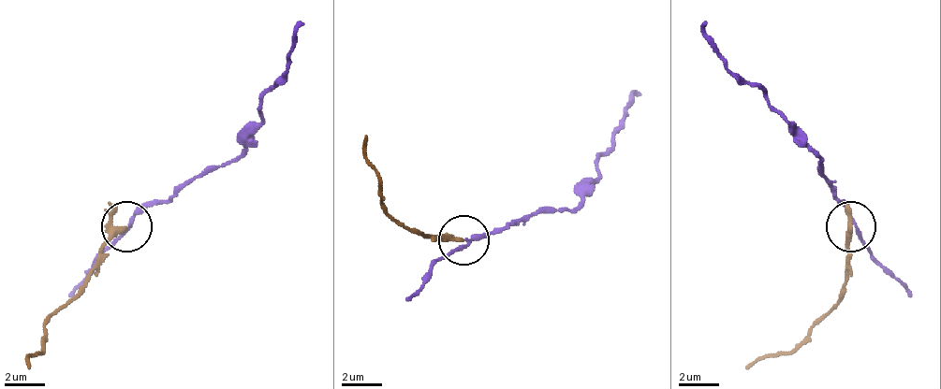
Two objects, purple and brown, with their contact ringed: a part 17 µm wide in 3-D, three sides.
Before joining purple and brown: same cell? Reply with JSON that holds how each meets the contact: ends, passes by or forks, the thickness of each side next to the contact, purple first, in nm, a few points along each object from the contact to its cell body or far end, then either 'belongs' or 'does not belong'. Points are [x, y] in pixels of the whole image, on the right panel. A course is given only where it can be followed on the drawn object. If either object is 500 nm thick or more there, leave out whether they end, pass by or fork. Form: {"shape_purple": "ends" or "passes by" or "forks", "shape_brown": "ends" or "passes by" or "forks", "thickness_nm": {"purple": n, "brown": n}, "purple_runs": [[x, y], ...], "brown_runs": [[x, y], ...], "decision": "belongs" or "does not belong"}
{"shape_purple": "passes by", "shape_brown": "passes by", "thickness_nm": {"purple": 160, "brown": 180}, "purple_runs": [[849, 225], [819, 155], [770, 100], [725, 64], [704, 20]], "brown_runs": [[849, 225], [845, 295], [789, 350], [744, 370]], "decision": "does not belong"}

